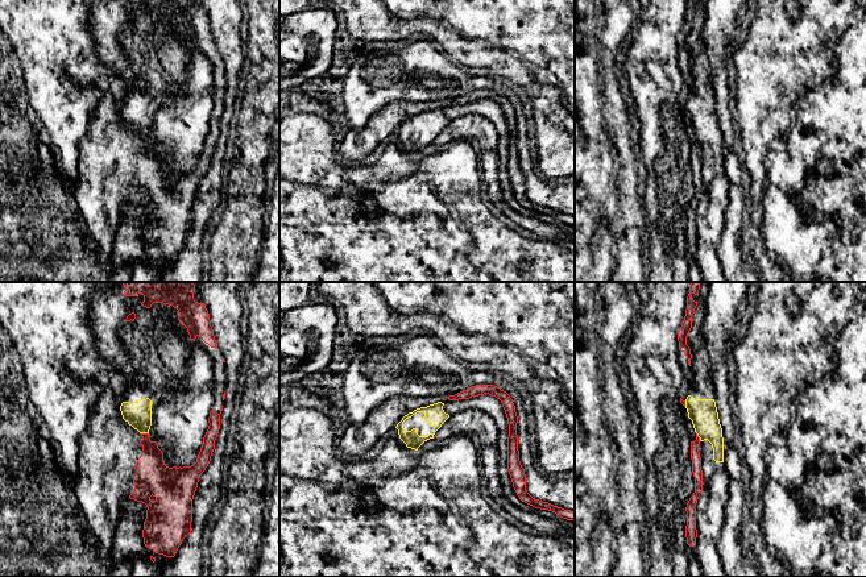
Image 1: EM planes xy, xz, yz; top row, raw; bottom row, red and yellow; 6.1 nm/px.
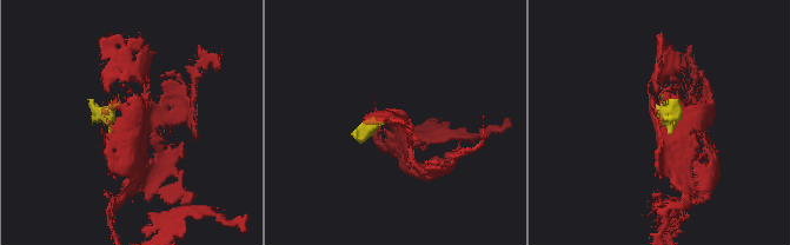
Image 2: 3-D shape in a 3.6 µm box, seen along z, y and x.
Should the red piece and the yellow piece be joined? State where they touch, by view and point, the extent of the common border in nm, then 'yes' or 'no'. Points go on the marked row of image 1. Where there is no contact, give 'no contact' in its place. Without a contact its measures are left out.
xy (144, 434) | 60 nm | no

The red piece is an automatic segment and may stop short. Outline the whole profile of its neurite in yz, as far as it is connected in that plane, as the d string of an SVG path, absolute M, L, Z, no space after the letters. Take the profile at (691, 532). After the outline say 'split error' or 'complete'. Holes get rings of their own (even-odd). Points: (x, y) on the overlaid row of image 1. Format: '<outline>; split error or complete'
M688 418L688 432L691 436L691 460L692 460L692 472L695 477L695 493L689 498L685 511L687 511L687 526L685 526L685 537L688 545L696 545L697 530L696 530L696 503L703 491L703 470L701 470L701 457L699 452L700 437L695 432L692 420Z; split error

